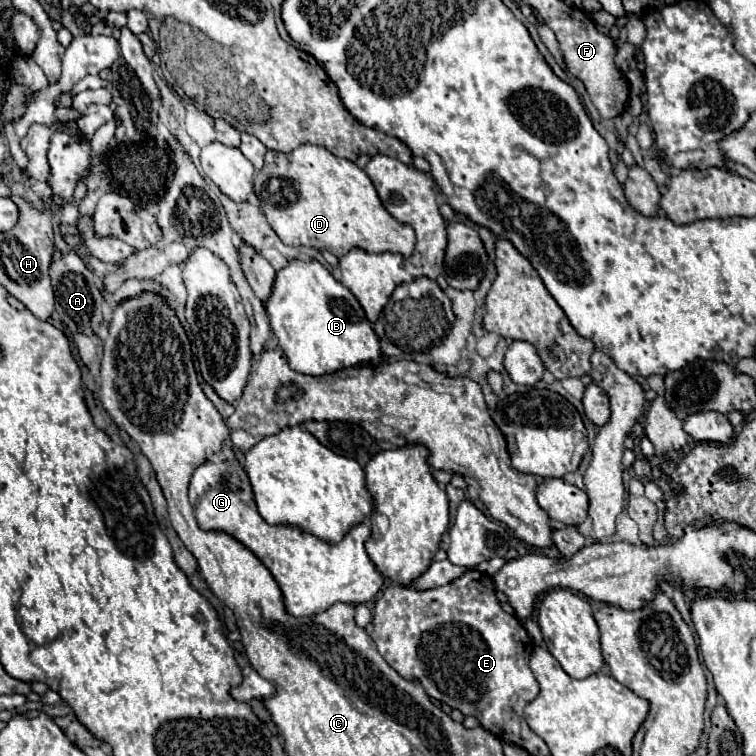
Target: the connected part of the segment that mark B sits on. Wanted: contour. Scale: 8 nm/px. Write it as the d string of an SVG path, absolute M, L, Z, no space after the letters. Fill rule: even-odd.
M291 259L283 269L275 273L273 291L265 303L265 313L269 319L271 333L277 337L281 351L287 357L287 363L291 369L303 375L325 375L333 373L345 367L353 367L359 363L375 365L381 361L381 349L377 343L377 335L371 329L363 307L355 299L355 295L341 285L317 259L303 261L303 259Z

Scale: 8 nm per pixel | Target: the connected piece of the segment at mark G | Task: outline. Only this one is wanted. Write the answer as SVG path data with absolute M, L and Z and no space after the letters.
M233 459L233 461L205 461L203 465L199 465L191 477L189 483L189 501L193 505L193 511L197 511L197 523L201 529L205 531L225 531L227 535L231 535L233 539L237 539L241 545L245 545L267 569L269 573L275 577L281 593L283 593L283 601L285 601L285 609L289 615L293 617L305 617L305 615L317 615L323 613L325 609L329 609L333 603L343 601L343 603L367 603L373 601L373 597L379 593L379 589L383 587L385 577L379 573L379 569L375 569L373 561L369 559L367 551L365 551L365 543L371 537L371 527L369 521L363 521L359 525L355 525L345 539L339 545L327 545L325 541L297 529L297 527L281 527L281 525L269 525L257 511L257 505L253 499L245 497L245 481L247 481L247 471L243 469L243 465Z

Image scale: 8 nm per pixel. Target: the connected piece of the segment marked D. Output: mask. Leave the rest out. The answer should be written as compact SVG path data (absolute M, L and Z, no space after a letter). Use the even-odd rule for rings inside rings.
M299 145L291 153L277 153L267 151L265 153L265 165L261 171L257 171L255 177L255 195L263 203L263 211L267 217L267 223L277 233L277 237L285 245L305 245L313 249L327 249L337 257L343 257L349 249L359 247L371 253L401 253L409 257L415 247L415 233L411 227L397 223L381 205L377 191L371 183L371 179L365 175L363 169L359 169L353 161L339 159L327 149L319 145Z

